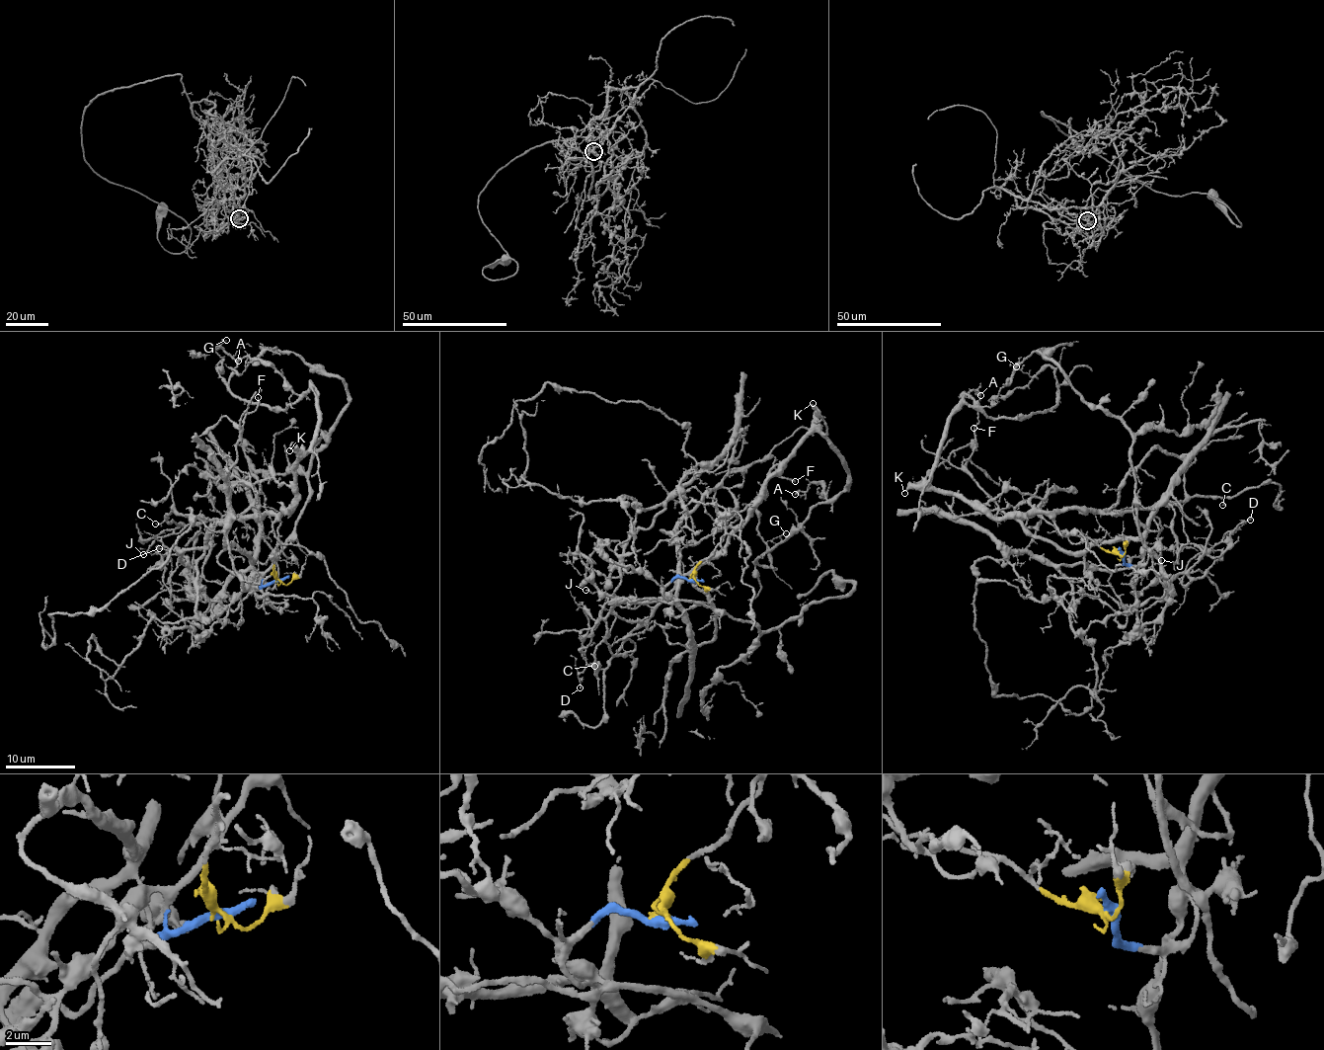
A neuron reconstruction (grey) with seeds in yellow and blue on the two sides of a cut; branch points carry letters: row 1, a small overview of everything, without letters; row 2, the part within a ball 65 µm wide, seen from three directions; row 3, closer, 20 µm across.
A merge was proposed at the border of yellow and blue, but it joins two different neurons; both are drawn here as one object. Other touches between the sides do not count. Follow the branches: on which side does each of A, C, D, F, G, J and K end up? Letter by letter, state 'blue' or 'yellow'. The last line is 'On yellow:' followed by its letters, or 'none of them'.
A: yellow
C: yellow
D: blue
F: blue
G: yellow
J: yellow
K: yellow
On yellow: A, C, G, J, K

